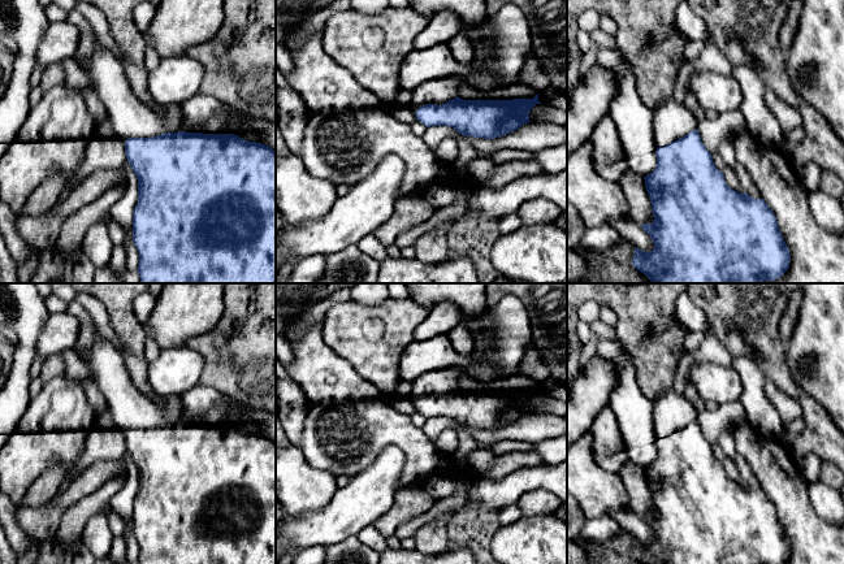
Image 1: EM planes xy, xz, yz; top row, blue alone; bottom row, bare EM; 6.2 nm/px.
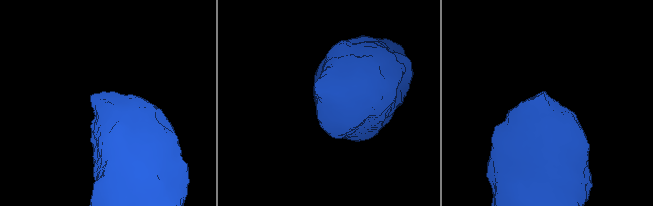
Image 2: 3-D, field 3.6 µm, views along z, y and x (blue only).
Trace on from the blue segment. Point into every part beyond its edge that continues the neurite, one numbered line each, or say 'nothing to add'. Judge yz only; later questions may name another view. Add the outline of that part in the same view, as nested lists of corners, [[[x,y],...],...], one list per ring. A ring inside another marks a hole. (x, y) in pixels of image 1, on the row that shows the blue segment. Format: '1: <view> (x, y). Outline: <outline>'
1: yz (671, 120). Outline: [[[672,96],[662,101],[653,113],[654,142],[658,147],[665,147],[697,129],[693,112]]]

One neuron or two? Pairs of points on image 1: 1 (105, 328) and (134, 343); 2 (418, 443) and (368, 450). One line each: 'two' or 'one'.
1: two
2: one

